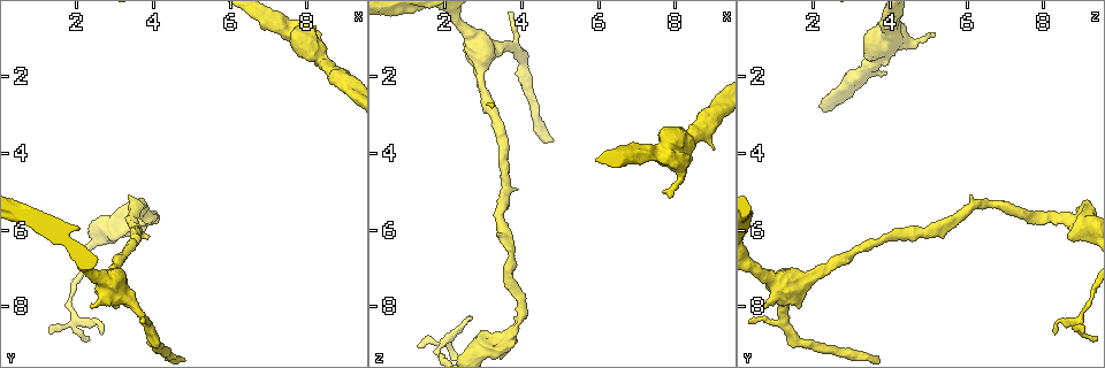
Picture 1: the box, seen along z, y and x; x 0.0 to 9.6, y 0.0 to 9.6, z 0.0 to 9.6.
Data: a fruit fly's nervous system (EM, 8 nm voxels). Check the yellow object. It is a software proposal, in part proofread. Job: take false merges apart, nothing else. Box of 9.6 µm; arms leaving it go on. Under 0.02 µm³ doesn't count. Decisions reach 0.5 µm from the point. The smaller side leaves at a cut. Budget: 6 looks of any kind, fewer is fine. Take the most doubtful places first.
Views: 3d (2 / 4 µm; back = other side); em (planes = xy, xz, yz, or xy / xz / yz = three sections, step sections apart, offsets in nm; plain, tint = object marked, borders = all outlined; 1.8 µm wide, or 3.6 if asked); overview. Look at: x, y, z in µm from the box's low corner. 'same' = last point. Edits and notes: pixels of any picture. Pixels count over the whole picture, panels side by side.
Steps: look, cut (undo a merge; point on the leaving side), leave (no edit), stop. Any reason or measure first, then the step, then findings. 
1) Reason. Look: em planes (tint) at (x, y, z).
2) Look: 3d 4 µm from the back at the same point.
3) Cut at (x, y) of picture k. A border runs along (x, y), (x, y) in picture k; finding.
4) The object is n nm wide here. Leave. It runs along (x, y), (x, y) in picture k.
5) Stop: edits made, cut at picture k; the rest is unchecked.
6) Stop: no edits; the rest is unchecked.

Sharp bend. Look: em planes (tint) at (3.65, 5.85, 8.95).

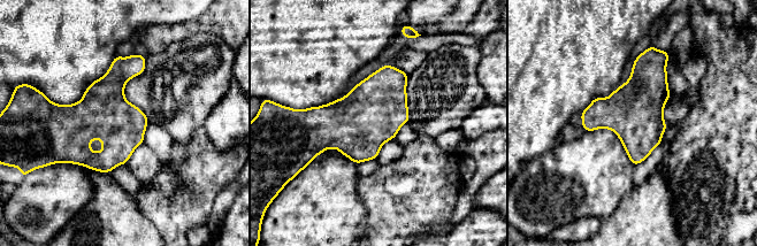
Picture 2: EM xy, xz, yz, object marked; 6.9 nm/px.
Leave. Continuous, no second neuron.

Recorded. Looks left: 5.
A narrow waist. Look: 3d 4 µm at (3.70, 5.30, 6.70).

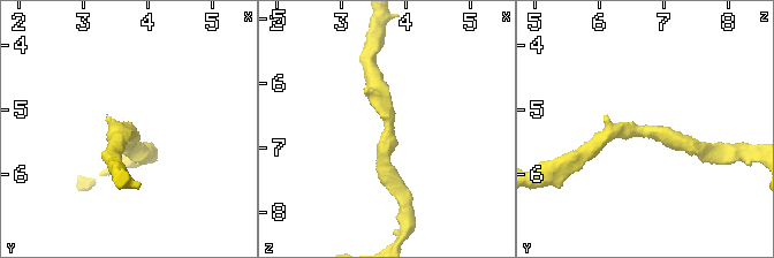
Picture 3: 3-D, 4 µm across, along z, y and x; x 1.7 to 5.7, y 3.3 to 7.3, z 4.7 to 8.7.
Need the tissue. Look: em planes (borders) at (3.70, 5.30, 6.70).

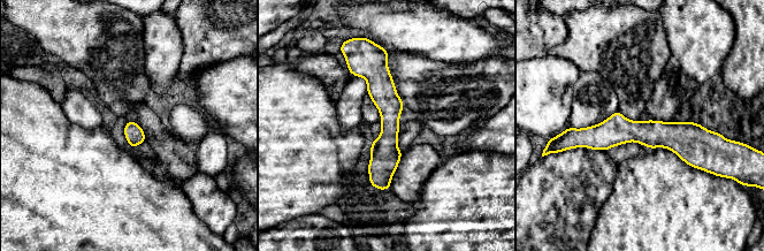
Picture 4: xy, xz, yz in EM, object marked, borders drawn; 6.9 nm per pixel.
The object is 140 nm wide here. Leave. It runs along (575, 134), (661, 134), (712, 141) in picture 4; continuous, no second neuron.

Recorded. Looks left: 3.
A fork. Look: 3d 4 µm at (8.30, 1.30, 3.75).

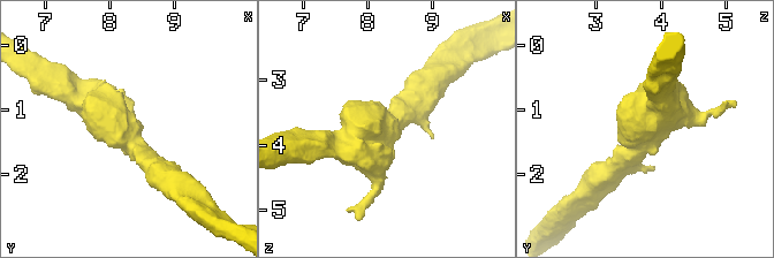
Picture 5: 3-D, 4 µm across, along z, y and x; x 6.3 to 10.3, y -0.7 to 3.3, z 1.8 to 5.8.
Look: em 3.6 µm planes (tint) at (8.20, 1.35, 3.75).

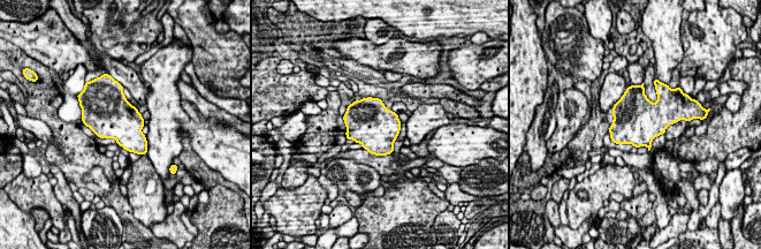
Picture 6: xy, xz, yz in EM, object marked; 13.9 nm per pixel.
Leave. Continuous, no second neuron.

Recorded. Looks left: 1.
Stop: no edits; the rest is unchecked.

